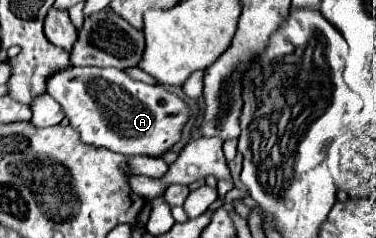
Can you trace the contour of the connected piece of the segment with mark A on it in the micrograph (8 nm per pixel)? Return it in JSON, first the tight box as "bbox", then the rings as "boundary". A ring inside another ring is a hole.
{"bbox":[45,67,189,155],"boundary":[[[67,67],[59,69],[47,77],[45,91],[61,105],[71,127],[79,131],[81,141],[97,147],[107,147],[121,155],[163,155],[171,145],[181,137],[181,129],[189,117],[189,109],[177,95],[169,93],[161,85],[145,85],[133,81],[119,69],[101,69],[101,67]]]}

